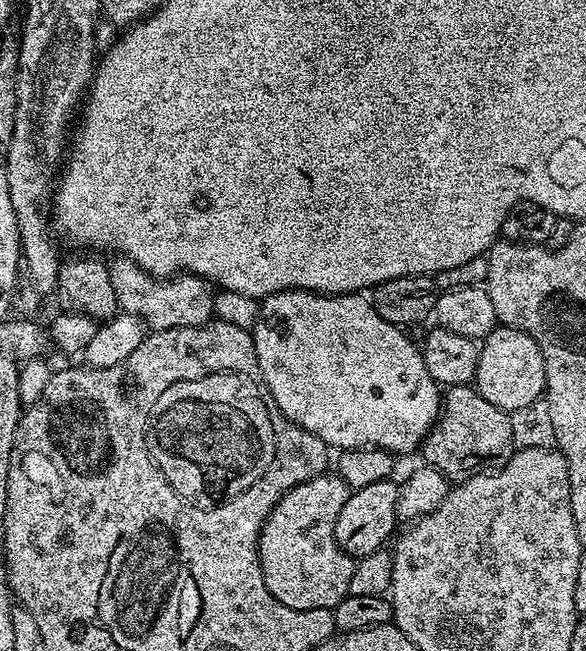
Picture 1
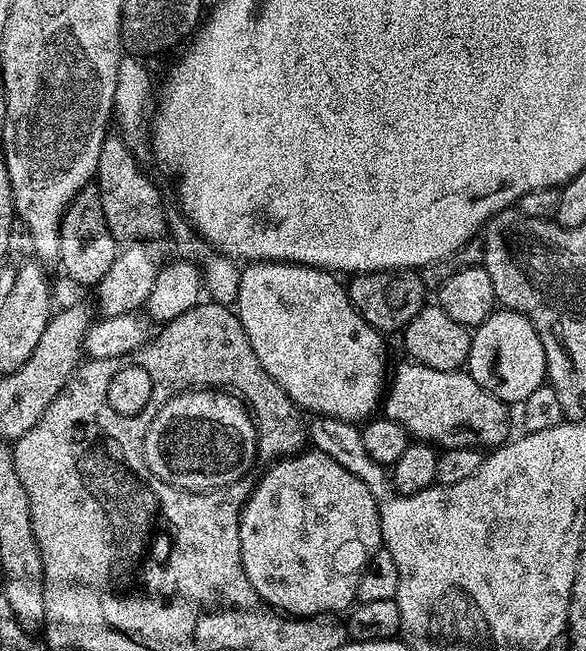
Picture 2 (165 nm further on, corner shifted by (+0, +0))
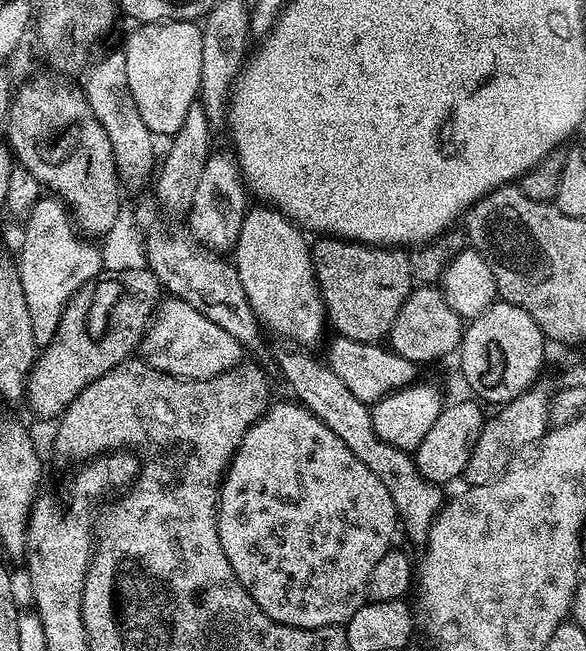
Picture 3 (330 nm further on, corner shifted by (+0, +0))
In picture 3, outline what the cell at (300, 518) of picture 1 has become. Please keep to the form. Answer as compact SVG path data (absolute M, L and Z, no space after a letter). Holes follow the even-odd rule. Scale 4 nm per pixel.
M299 402L292 404L273 403L268 411L258 422L246 430L242 442L236 447L236 452L232 455L232 461L228 463L228 470L224 474L224 479L220 481L220 495L216 502L216 521L218 522L218 538L222 542L222 550L242 586L258 602L258 606L274 622L282 622L286 626L295 628L321 628L331 624L345 625L350 618L354 618L356 611L368 600L368 583L370 574L374 570L374 565L378 563L378 558L386 554L388 549L393 547L392 535L398 532L398 517L394 498L390 498L390 490L382 486L382 478L366 466L366 462L358 462L354 454L350 454L350 446L330 430L318 419L309 408L305 408Z

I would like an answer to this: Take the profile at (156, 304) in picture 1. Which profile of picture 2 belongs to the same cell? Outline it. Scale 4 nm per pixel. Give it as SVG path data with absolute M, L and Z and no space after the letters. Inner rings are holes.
M115 134L109 135L102 146L102 154L98 154L98 170L94 177L95 187L100 190L102 198L102 214L106 214L106 226L110 226L110 234L118 242L152 242L167 233L167 222L164 220L165 201L160 201L160 192L156 184L140 169L132 152Z

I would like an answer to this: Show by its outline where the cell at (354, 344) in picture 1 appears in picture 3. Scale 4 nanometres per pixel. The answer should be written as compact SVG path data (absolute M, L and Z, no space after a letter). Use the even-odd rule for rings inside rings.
M252 206L245 212L242 230L234 249L234 263L238 278L242 278L242 290L246 290L246 298L256 312L257 320L269 333L277 332L296 346L313 346L312 344L319 342L320 335L326 329L326 313L320 288L316 284L310 240L307 240L309 237L278 209L271 206L260 207L264 208Z

